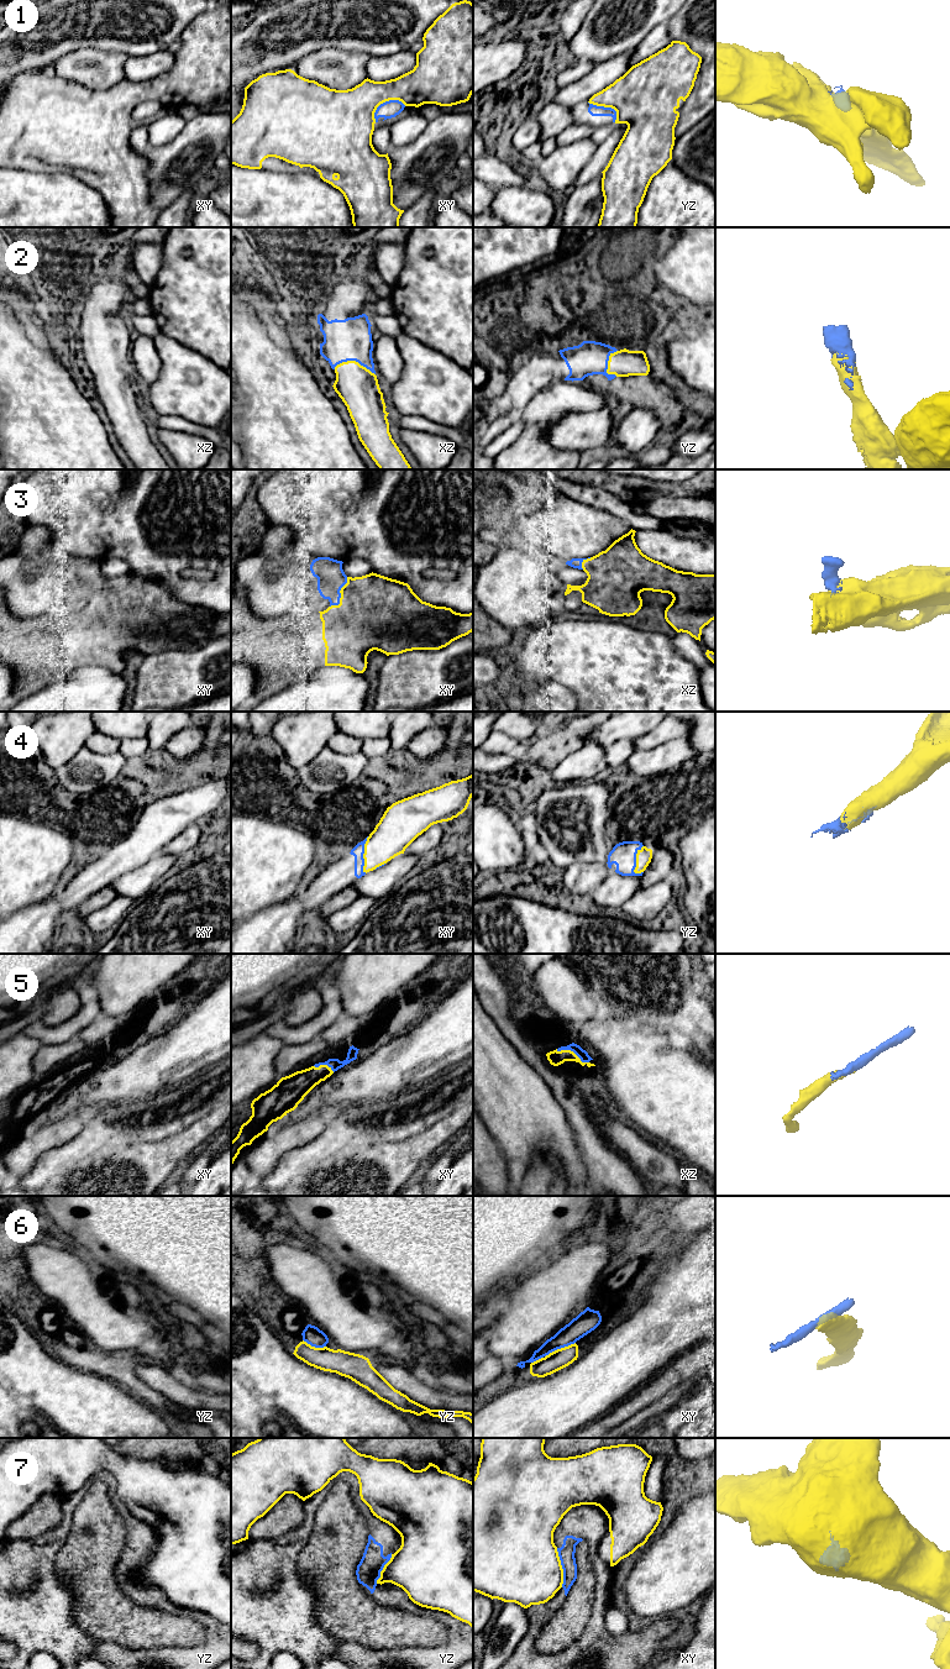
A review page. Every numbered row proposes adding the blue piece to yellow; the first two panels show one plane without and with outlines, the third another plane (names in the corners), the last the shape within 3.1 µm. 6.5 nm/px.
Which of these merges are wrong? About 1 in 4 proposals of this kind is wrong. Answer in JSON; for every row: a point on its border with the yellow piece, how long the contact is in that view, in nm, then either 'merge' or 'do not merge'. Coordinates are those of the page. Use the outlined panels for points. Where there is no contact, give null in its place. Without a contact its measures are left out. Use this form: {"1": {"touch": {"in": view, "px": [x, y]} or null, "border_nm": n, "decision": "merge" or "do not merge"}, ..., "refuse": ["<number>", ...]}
{"1": {"touch": {"in": "xy", "px": [384, 101]}, "border_nm": 240, "decision": "do not merge"}, "2": {"touch": {"in": "xz", "px": [355, 361]}, "border_nm": 280, "decision": "merge"}, "3": {"touch": {"in": "xy", "px": [341, 594]}, "border_nm": 240, "decision": "merge"}, "4": {"touch": {"in": "xy", "px": [363, 855]}, "border_nm": 240, "decision": "merge"}, "5": {"touch": {"in": "xz", "px": [572, 1051]}, "border_nm": 240, "decision": "merge"}, "6": {"touch": {"in": "xy", "px": [561, 1348]}, "border_nm": 220, "decision": "do not merge"}, "7": {"touch": {"in": "xy", "px": [561, 1568]}, "border_nm": 260, "decision": "do not merge"}, "refuse": ["1", "6", "7"]}

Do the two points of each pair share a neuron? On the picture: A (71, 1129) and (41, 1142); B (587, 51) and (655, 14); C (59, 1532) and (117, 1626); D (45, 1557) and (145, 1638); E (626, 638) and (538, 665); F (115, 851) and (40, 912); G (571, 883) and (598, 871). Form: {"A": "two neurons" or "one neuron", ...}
{"A": "one neuron", "B": "one neuron", "C": "two neurons", "D": "two neurons", "E": "one neuron", "F": "one neuron", "G": "one neuron"}

